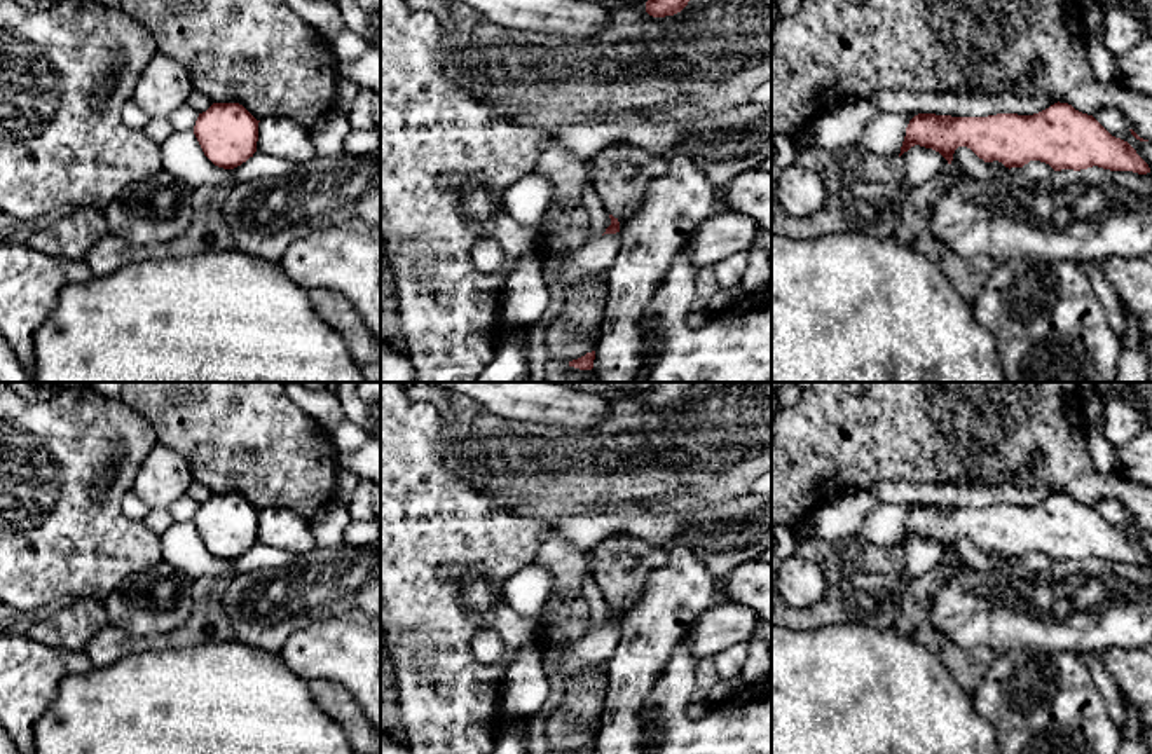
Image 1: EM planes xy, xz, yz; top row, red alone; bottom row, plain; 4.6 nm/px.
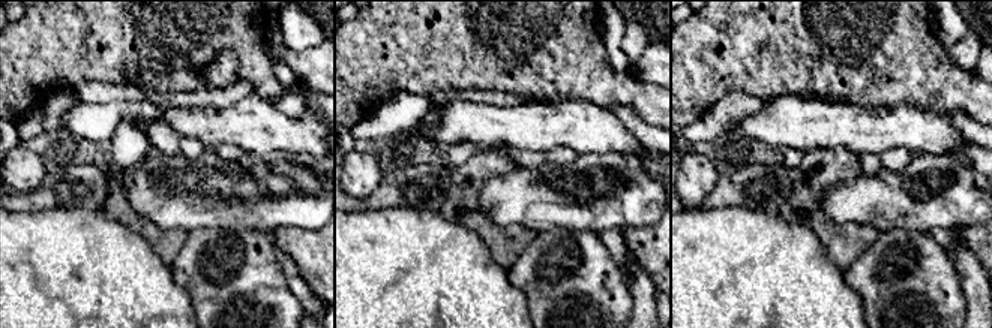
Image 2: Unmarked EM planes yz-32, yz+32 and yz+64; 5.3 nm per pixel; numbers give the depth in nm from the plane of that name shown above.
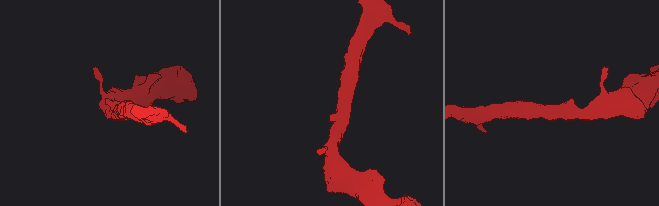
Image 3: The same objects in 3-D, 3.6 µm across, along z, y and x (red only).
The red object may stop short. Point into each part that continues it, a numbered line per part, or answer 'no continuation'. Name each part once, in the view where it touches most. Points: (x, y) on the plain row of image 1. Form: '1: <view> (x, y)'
no continuation

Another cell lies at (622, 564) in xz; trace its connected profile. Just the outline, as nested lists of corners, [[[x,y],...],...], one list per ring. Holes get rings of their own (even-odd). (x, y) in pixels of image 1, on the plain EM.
[[[621,532],[606,536],[588,555],[595,583],[620,614],[632,609],[653,571],[667,562],[665,548]]]

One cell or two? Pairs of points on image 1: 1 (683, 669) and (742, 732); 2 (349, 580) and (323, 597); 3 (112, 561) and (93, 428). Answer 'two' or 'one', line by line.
1: one
2: one
3: one

